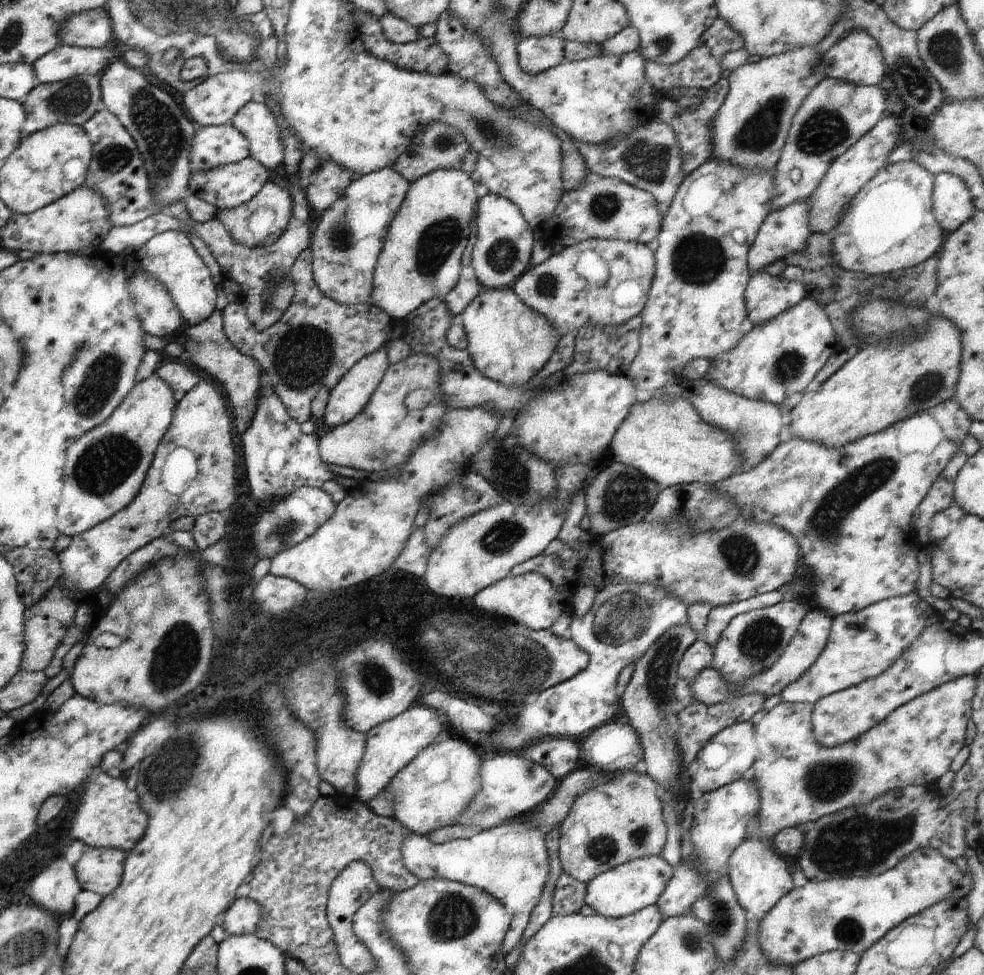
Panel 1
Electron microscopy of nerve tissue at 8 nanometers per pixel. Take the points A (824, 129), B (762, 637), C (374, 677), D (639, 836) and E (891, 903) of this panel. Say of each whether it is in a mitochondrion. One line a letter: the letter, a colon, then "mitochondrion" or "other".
A: mitochondrion
B: mitochondrion
C: mitochondrion
D: mitochondrion
E: other

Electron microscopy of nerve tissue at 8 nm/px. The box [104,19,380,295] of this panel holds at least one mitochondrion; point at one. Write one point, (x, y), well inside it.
(160, 128)

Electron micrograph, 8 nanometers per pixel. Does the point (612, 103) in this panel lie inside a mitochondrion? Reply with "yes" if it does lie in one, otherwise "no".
no

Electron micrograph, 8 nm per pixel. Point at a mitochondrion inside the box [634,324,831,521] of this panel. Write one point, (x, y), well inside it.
(788, 367)

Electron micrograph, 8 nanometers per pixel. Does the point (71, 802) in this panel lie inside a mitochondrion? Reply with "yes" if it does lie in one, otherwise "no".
no

